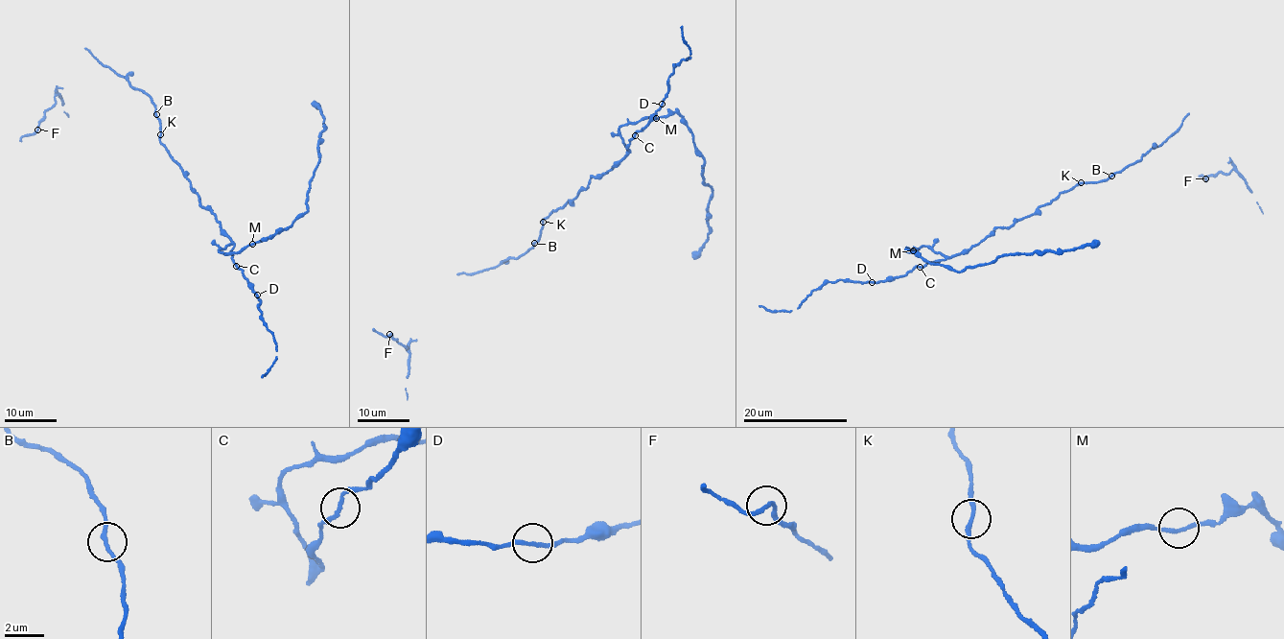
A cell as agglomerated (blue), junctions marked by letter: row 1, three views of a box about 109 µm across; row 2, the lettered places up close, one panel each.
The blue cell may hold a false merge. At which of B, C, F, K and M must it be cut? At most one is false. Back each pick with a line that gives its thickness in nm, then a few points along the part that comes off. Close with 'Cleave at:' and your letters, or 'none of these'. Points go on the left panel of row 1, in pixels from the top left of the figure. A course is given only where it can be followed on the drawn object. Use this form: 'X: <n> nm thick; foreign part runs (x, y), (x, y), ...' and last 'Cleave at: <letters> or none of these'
Cleave at: none of these

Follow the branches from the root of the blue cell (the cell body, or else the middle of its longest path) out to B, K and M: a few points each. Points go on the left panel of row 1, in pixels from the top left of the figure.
B: (196, 193), (181, 167), (160, 141), (160, 121), (156, 113)
K: (196, 193), (181, 167), (162, 145), (160, 134)
M: (196, 193), (198, 202), (212, 212), (221, 230), (231, 241), (219, 252), (239, 253), (252, 244)

